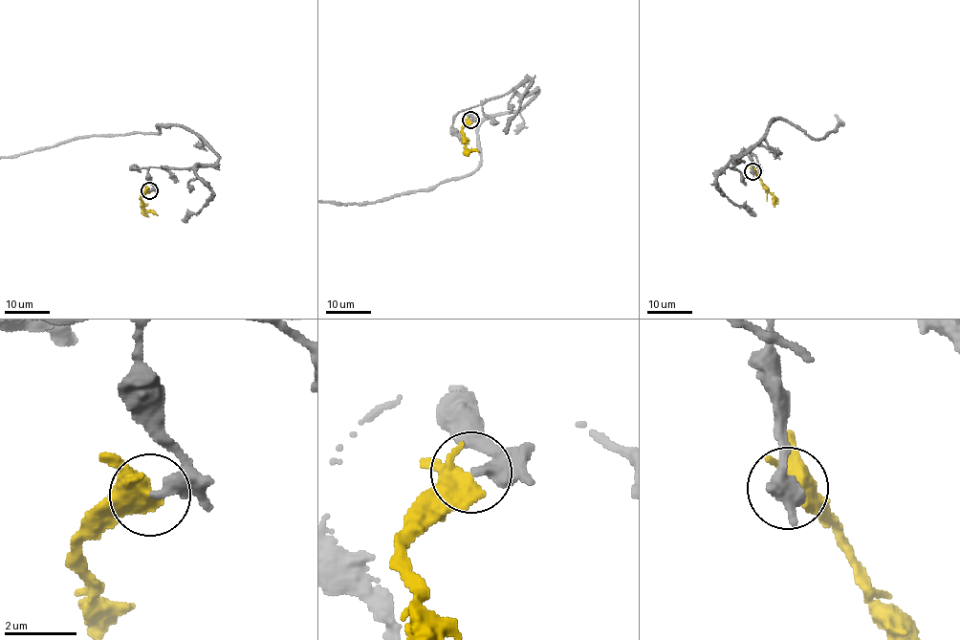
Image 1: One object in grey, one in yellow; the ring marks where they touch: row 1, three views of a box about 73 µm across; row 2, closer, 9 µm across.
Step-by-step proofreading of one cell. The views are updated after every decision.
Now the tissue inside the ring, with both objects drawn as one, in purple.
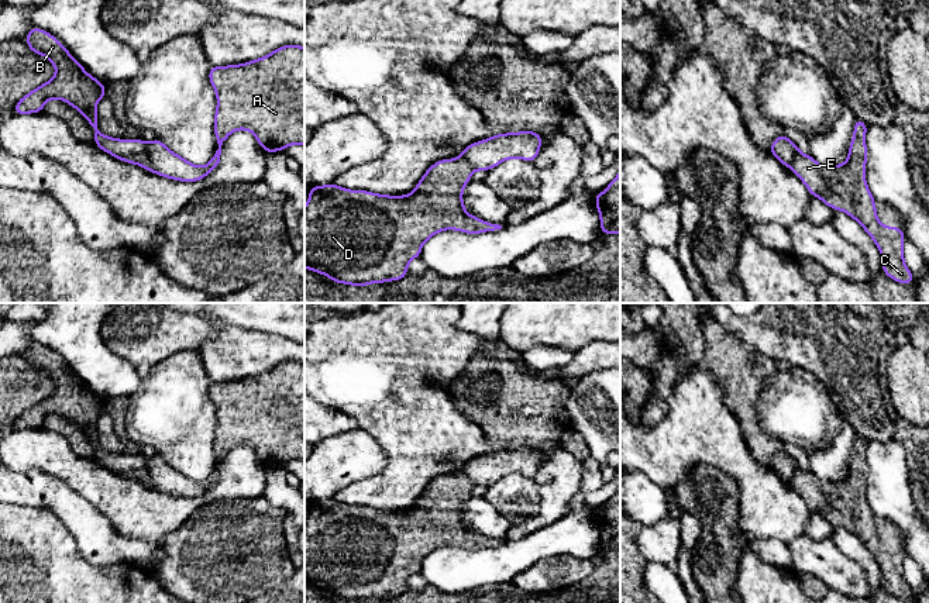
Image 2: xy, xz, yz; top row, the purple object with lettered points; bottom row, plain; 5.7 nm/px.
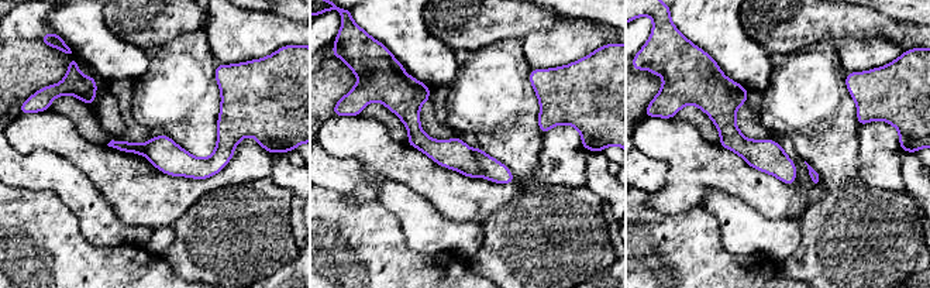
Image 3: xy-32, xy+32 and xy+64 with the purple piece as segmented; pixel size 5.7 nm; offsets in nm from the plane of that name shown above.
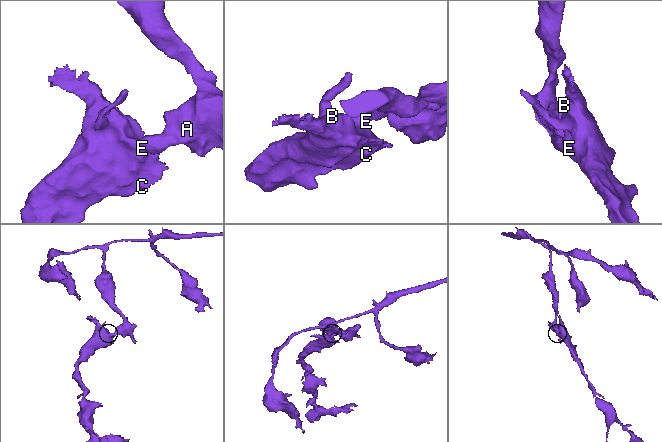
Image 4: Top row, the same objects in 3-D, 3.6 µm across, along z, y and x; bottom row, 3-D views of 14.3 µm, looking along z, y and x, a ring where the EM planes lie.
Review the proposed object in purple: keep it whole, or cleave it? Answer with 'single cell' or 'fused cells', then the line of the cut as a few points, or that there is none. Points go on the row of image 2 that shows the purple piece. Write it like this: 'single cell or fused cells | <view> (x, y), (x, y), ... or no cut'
fused cells | xy (145, 144), (154, 171)

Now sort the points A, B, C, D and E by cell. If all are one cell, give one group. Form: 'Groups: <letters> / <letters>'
Groups: A / B C D E

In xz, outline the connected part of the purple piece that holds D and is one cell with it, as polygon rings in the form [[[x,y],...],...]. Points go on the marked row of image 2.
[[[464,156],[438,161],[406,196],[348,190],[334,183],[310,187],[304,206],[304,268],[352,286],[396,282],[406,278],[407,263],[420,256],[423,244],[434,234],[448,228],[467,234],[500,230],[502,225],[479,220],[464,209],[462,190],[472,172]]]

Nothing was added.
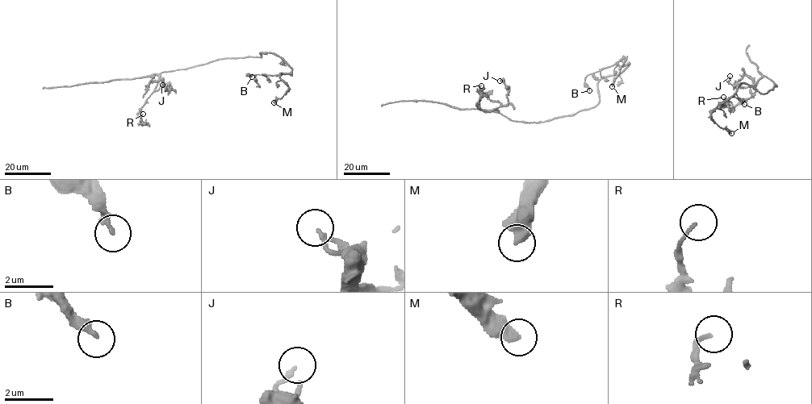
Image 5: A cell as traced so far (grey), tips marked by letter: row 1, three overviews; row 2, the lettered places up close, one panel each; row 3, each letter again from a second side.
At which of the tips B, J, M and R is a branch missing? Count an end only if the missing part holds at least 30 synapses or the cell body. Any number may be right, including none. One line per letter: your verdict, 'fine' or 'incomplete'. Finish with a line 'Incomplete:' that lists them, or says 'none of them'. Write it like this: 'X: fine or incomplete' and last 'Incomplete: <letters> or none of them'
B: fine
J: fine
M: fine
R: fine
Incomplete: none of them

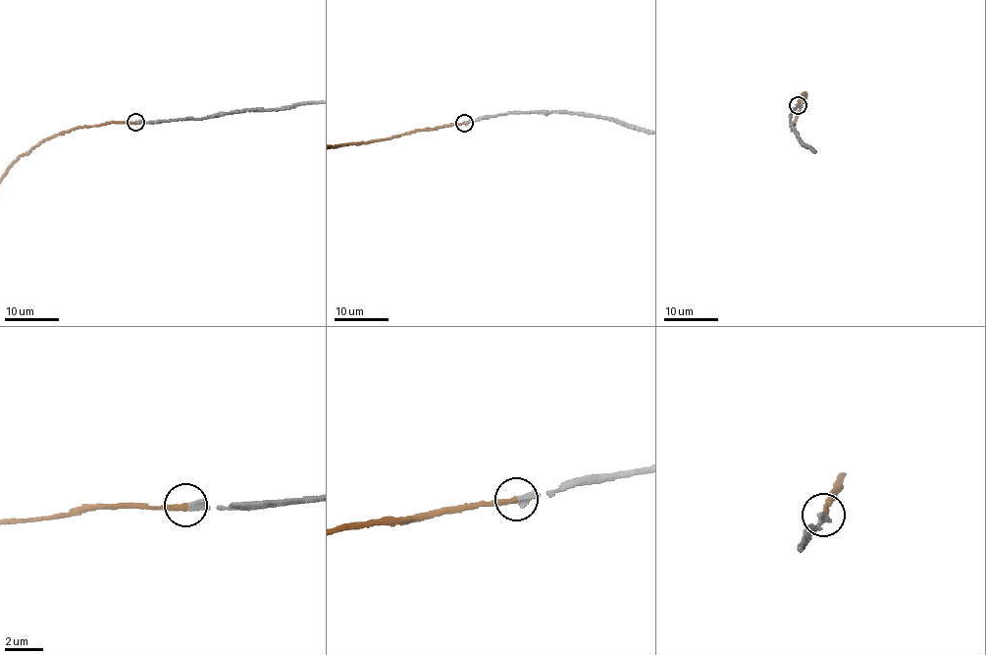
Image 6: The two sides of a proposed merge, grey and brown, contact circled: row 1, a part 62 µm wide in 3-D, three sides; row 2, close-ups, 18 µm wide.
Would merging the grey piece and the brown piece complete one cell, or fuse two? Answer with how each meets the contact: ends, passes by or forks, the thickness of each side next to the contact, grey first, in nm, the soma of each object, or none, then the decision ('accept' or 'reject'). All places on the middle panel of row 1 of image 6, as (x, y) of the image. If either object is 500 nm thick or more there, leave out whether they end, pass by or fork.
grey ends there; brown ends there; 400 nm thick on the grey side, 320 nm on the other; no cell body on grey; no cell body on brown; accept

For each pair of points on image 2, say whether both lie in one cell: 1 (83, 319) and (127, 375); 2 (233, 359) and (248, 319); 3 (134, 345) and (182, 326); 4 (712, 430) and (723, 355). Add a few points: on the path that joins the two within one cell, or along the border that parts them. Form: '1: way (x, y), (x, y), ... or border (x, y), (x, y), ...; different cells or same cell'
1: way (83, 334), (83, 338), (112, 367); same cell
2: border (216, 317), (238, 327), (262, 330), (277, 336); different cells
3: way (145, 334), (148, 331), (171, 331); same cell
4: border (695, 365), (718, 379), (722, 403), (730, 412); different cells

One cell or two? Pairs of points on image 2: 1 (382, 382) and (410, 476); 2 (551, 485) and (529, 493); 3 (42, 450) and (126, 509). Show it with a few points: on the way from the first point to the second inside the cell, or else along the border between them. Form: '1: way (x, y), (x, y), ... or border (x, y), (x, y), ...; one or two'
1: way (394, 406), (410, 423), (410, 452); one
2: border (532, 478), (539, 490), (539, 510), (526, 520); two
3: way (64, 464), (105, 489); one

